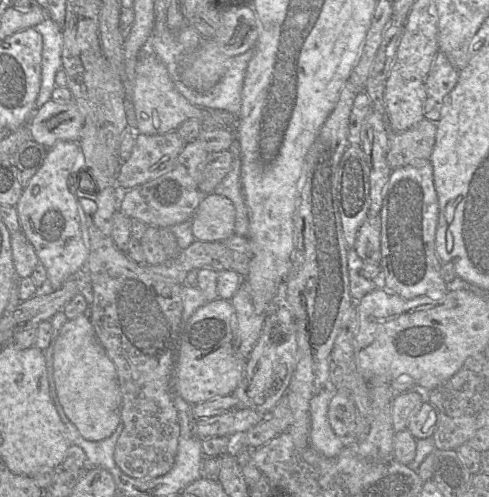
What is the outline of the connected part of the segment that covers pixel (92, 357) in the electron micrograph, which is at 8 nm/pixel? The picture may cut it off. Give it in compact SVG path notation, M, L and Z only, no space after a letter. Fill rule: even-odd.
M82 314L68 319L56 339L53 352L53 377L57 397L66 416L86 440L100 441L110 437L121 423L121 395L115 365L98 341L90 317Z

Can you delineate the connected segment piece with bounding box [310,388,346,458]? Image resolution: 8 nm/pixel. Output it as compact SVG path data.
M324 388L310 401L310 443L326 457L338 456L346 446L345 439L337 436L330 426L328 406L336 389Z

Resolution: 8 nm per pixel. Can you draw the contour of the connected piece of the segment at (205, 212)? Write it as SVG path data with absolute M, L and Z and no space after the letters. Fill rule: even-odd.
M209 193L191 218L192 234L199 241L224 241L235 233L235 216L234 205L227 197Z

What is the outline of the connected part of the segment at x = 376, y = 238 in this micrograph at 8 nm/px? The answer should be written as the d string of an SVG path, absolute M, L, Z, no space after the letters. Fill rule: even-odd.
M367 216L360 226L353 249L363 262L380 263L381 260L381 218Z

